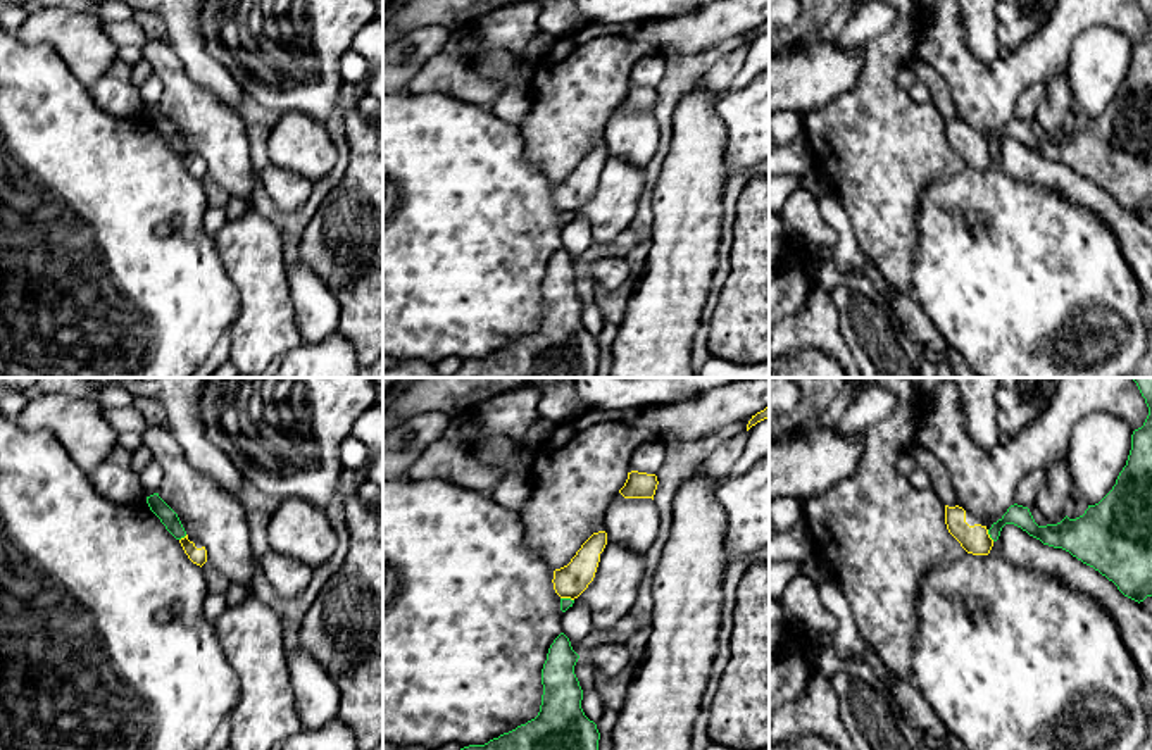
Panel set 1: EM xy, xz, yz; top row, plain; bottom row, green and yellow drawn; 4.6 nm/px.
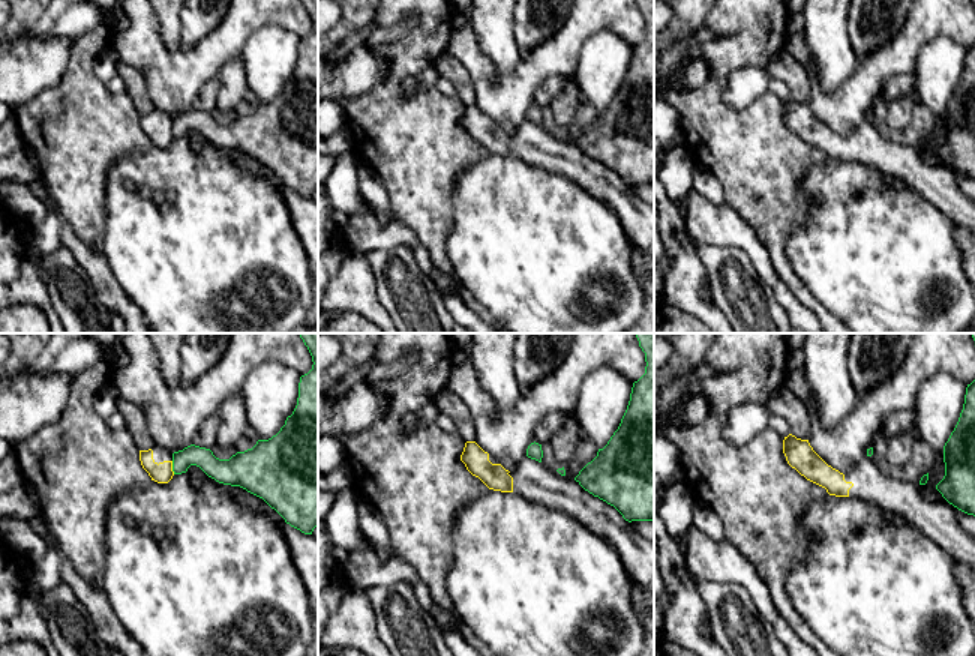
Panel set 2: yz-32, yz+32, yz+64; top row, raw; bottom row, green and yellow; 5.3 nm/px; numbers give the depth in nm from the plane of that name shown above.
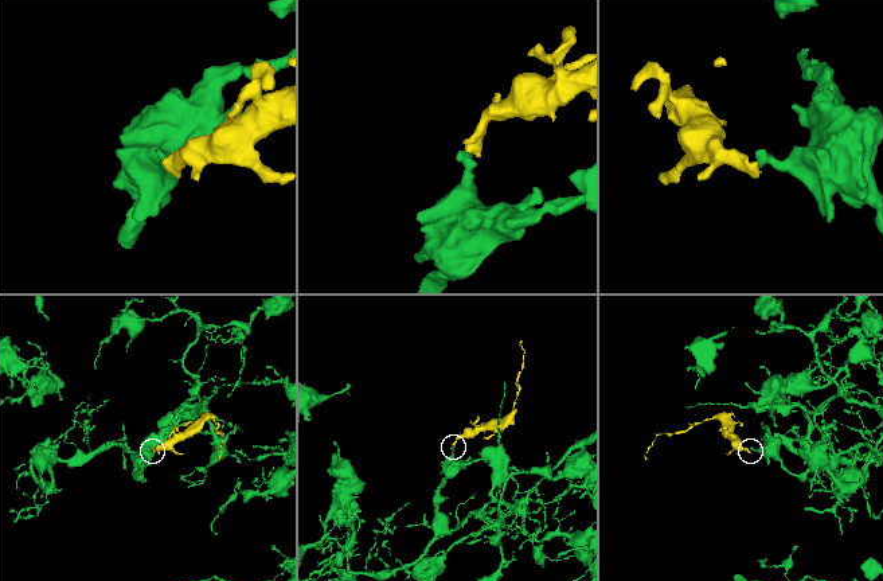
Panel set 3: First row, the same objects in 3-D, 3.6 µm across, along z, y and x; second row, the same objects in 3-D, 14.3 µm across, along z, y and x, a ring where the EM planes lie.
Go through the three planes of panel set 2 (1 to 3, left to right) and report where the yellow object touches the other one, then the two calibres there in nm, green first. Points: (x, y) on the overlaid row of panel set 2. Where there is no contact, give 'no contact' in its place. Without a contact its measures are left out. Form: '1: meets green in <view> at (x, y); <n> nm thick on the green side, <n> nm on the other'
1: meets green in yz-32 at (173, 467); 120 nm thick on the green side, 110 nm on the other
2: no contact
3: no contact

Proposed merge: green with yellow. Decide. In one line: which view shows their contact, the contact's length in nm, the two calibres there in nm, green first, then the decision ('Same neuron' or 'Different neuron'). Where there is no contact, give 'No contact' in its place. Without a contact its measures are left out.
Touches green in yz. Shared border 70 nm. Thickness 100 nm (green) against 130 nm. Different neuron

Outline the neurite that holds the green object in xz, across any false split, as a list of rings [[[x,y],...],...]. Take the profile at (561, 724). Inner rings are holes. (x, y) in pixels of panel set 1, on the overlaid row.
[[[560,633],[548,648],[542,669],[542,705],[535,719],[490,740],[460,750],[598,750],[600,733],[583,709],[583,690],[574,674],[579,655]]]

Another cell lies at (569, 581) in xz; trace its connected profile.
[[[593,533],[576,552],[571,562],[554,571],[554,590],[560,598],[571,598],[574,603],[562,612],[562,633],[569,638],[573,650],[581,655],[579,643],[593,629],[592,612],[579,600],[579,595],[593,581],[600,553],[607,545],[607,533]]]

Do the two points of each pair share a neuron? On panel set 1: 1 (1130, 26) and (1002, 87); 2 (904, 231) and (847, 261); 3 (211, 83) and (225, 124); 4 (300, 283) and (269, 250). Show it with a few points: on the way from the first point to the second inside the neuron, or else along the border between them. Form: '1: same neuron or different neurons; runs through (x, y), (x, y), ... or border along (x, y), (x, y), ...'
1: same neuron; runs through (1099, 18), (1075, 18), (1033, 59)
2: different neurons; border along (845, 214), (864, 254)
3: different neurons; border along (187, 69), (195, 83), (237, 109)
4: different neurons; border along (285, 266), (285, 280), (294, 307)

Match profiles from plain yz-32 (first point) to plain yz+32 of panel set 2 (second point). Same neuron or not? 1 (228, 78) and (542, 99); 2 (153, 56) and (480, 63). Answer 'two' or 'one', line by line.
1: two
2: one

